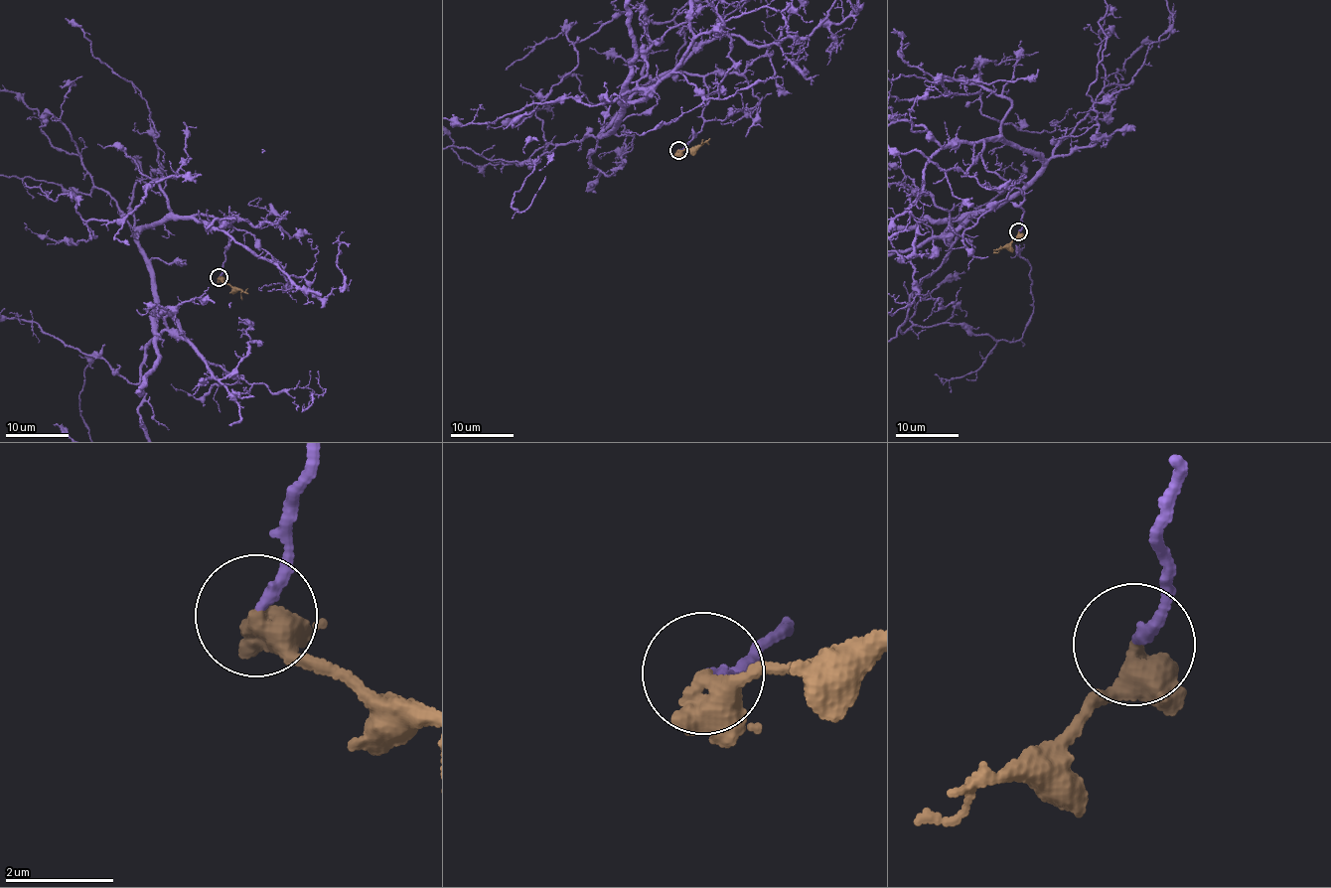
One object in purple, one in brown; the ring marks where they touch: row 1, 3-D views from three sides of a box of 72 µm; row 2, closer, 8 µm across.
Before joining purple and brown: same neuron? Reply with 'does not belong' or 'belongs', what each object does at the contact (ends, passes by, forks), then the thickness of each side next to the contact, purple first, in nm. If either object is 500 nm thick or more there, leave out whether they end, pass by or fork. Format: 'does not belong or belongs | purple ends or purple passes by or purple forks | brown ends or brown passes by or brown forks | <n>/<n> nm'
belongs | purple ends | brown forks | 220/340 nm

